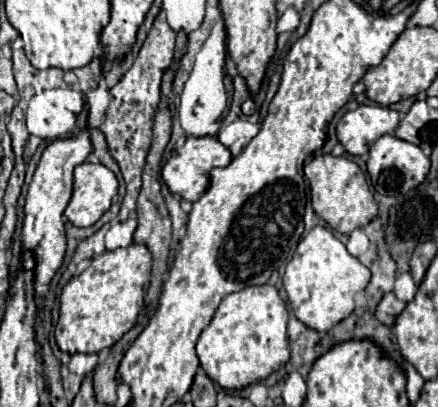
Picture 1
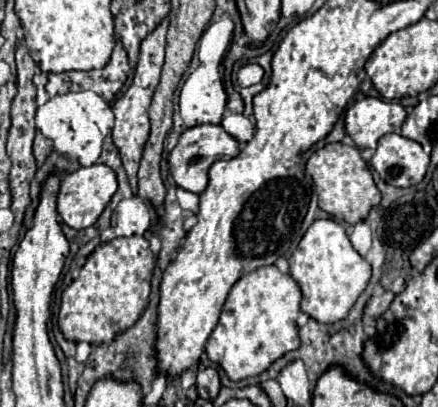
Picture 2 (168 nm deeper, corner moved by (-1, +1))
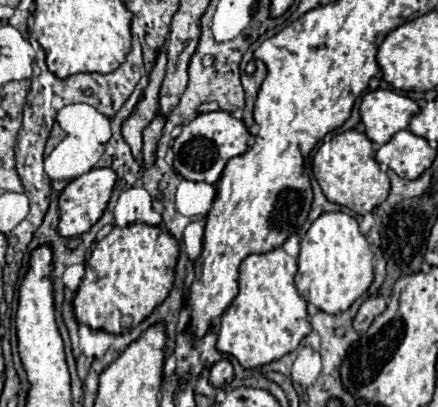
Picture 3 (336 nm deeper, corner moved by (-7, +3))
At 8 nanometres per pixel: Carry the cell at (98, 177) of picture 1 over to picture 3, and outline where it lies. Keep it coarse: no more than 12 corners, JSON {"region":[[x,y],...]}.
{"region":[[93,168],[59,196],[59,234],[87,232],[107,208],[117,176]]}

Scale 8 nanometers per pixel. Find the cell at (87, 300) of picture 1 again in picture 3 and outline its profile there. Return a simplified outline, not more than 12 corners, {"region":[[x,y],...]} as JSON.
{"region":[[113,226],[85,262],[77,322],[139,326],[173,286],[179,242]]}

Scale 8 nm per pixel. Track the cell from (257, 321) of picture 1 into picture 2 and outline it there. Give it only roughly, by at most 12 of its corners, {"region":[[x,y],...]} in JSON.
{"region":[[275,264],[241,276],[207,340],[231,380],[299,348],[301,290]]}

